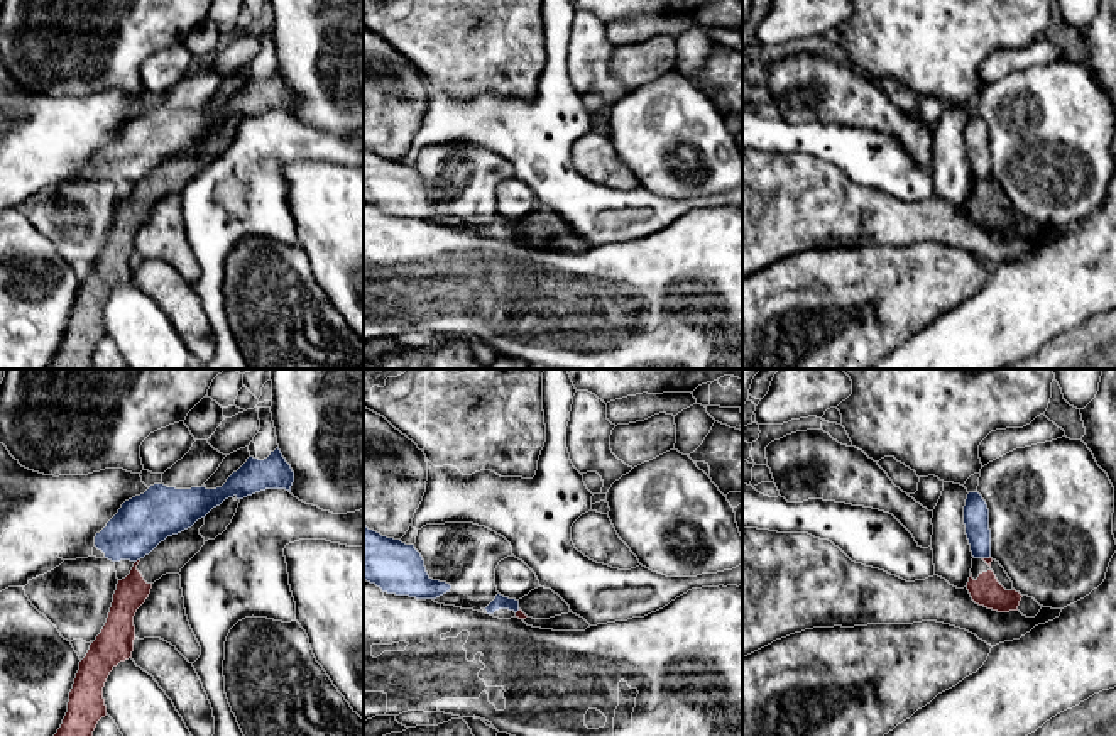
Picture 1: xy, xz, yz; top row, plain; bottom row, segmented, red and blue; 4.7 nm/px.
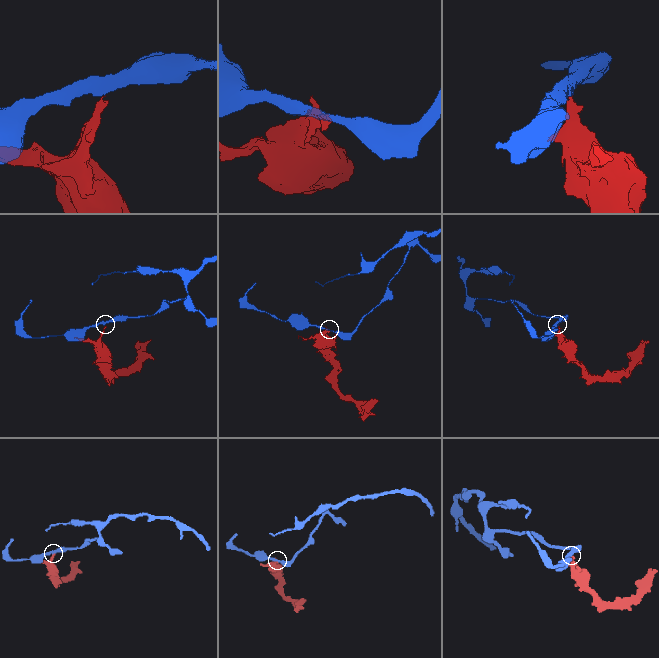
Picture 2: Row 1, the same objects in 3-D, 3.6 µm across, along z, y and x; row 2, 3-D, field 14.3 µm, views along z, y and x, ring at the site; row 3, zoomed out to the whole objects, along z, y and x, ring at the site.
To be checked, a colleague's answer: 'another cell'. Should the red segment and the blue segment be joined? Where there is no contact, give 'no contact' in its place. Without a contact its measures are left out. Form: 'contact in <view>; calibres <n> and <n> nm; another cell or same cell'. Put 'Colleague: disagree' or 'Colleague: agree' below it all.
contact in xy; calibres 150 and 260 nm; another cell
Colleague: agree

